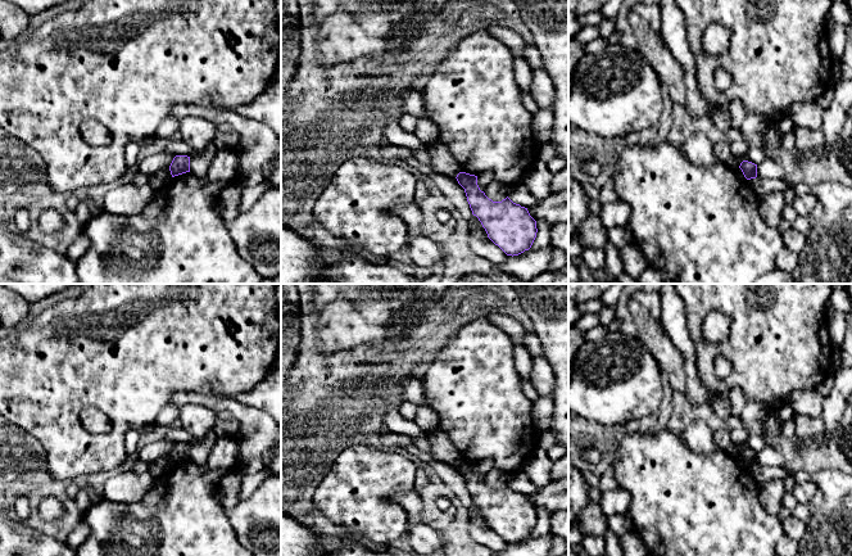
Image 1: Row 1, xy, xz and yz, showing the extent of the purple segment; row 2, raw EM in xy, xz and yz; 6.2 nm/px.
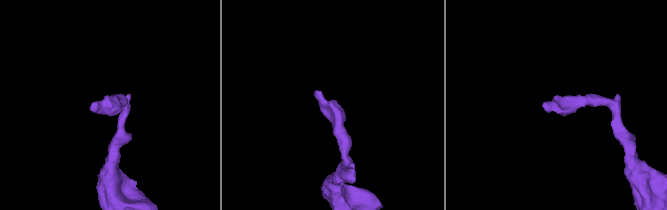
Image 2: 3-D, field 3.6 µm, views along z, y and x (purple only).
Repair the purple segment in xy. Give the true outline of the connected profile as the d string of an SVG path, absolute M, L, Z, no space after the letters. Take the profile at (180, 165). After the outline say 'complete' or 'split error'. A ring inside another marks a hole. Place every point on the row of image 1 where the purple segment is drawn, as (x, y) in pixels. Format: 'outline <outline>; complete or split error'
outline M176 155L169 166L172 177L190 172L190 157Z; complete

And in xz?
outline M459 172L456 178L464 189L472 214L495 245L512 257L531 248L538 229L527 208L513 203L508 196L502 202L493 202L480 190L475 175Z; complete

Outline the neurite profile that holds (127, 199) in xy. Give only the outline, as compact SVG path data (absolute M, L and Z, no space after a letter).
M122 184L106 193L103 209L110 214L135 216L157 195L149 185Z

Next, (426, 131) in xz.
M417 118L413 134L422 144L430 148L439 140L438 126L429 118Z

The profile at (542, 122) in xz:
M539 108L539 110L531 116L531 127L534 136L543 144L549 143L554 122L552 112Z

